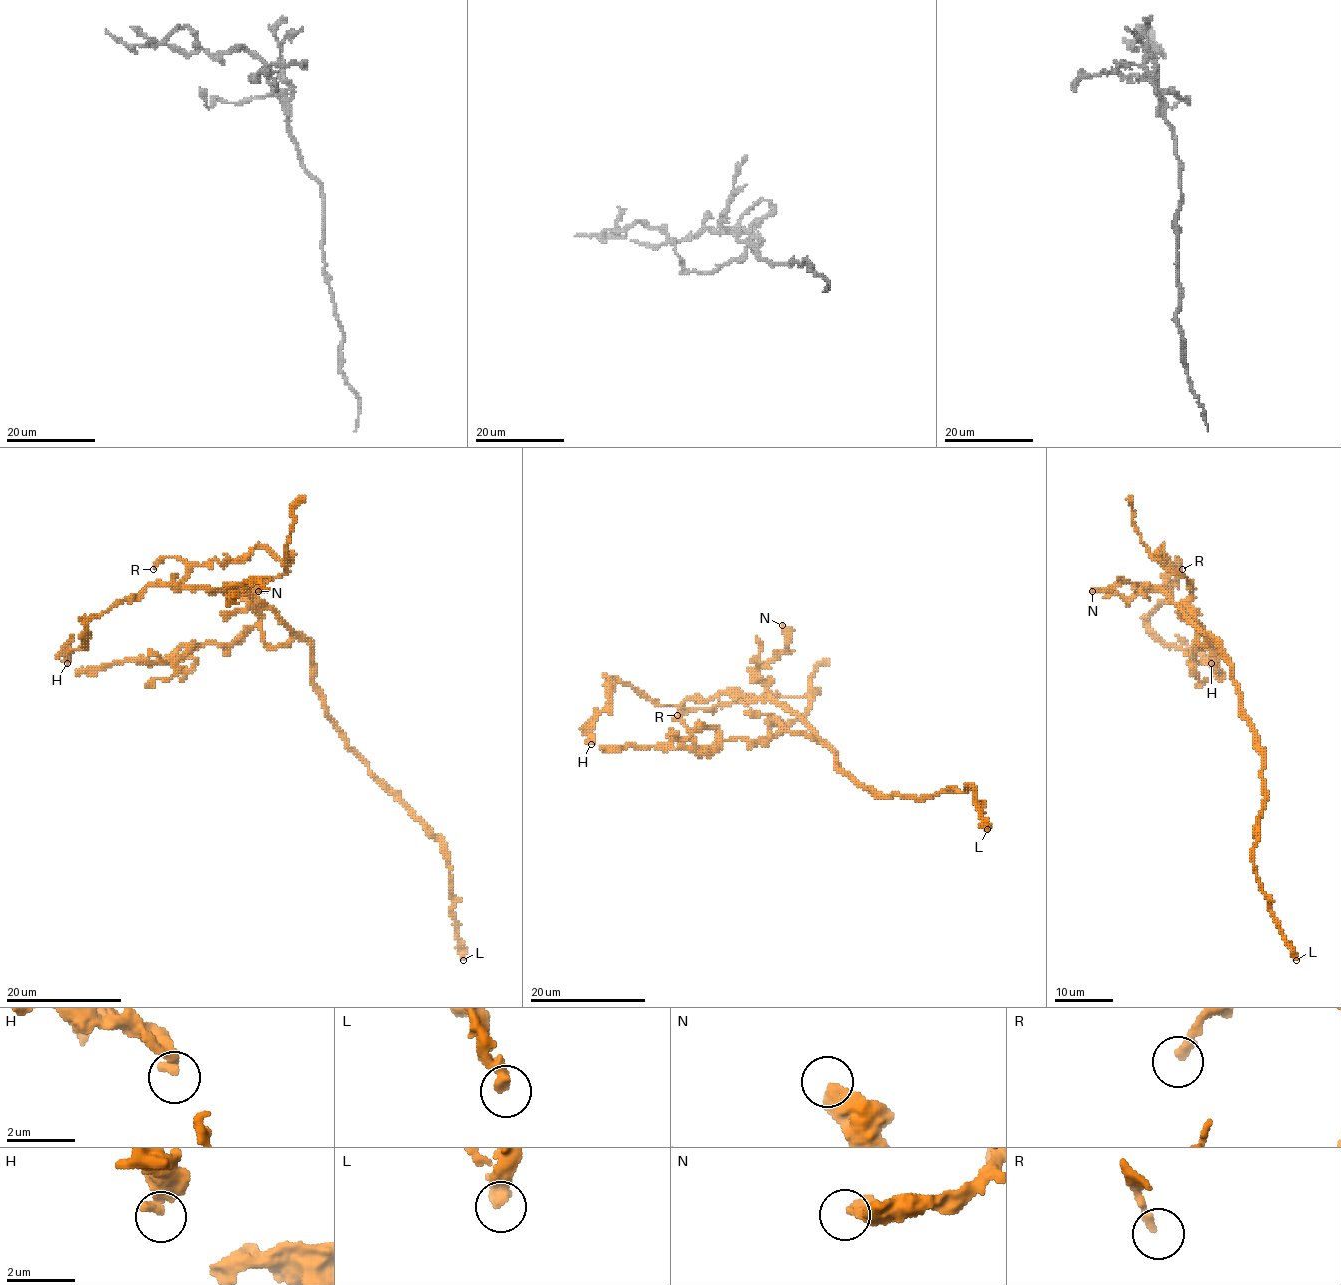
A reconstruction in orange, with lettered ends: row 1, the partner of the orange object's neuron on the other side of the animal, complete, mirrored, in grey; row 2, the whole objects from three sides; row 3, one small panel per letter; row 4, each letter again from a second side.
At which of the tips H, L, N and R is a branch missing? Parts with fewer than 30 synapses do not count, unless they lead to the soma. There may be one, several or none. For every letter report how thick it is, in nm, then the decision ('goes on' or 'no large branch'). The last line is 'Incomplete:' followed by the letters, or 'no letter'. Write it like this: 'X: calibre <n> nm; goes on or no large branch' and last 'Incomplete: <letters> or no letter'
H: calibre 420 nm; no large branch
L: calibre 440 nm; no large branch
N: calibre 360 nm; no large branch
R: calibre 240 nm; goes on
Incomplete: R

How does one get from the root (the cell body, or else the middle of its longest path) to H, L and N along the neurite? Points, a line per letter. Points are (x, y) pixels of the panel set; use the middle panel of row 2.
H: (837, 760), (796, 713), (773, 702), (716, 693), (664, 706), (615, 680), (608, 706), (595, 721), (591, 744)
L: (837, 760), (838, 768), (858, 784), (889, 796), (925, 799), (948, 790), (962, 792), (971, 786), (987, 829)
N: (837, 760), (796, 713), (787, 712), (770, 695), (754, 671), (767, 666), (786, 647), (782, 625)

